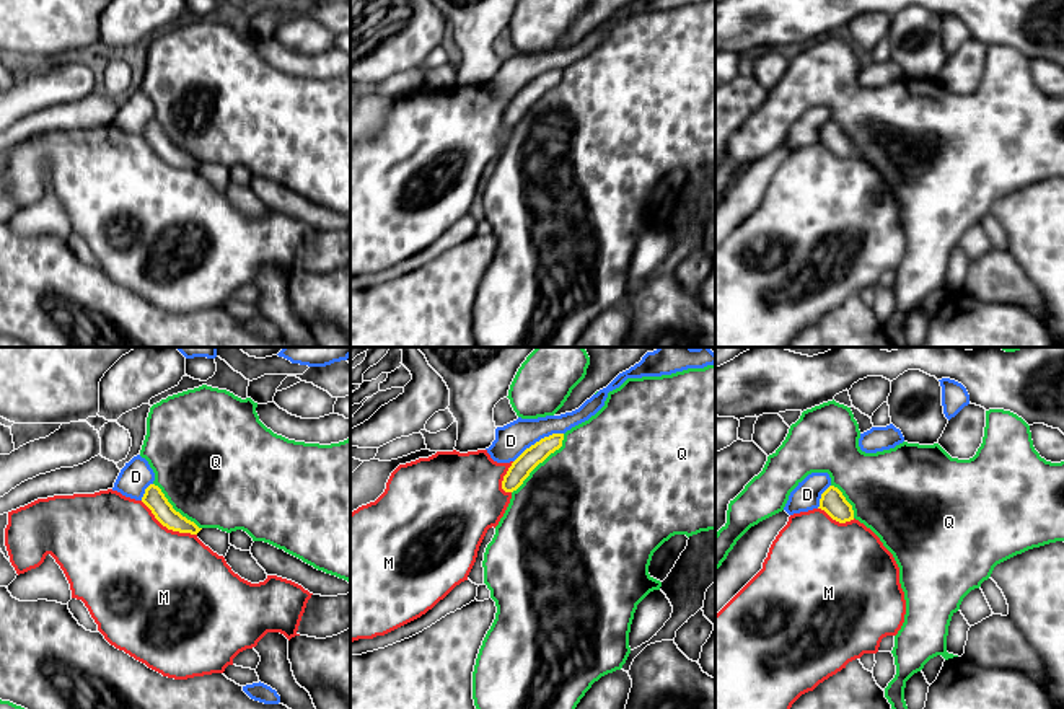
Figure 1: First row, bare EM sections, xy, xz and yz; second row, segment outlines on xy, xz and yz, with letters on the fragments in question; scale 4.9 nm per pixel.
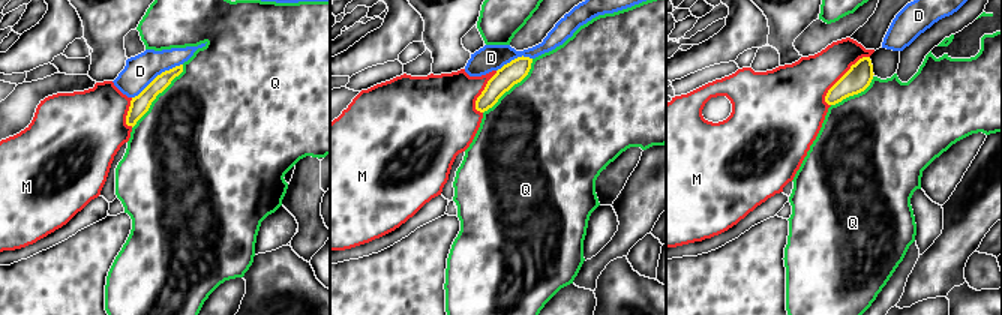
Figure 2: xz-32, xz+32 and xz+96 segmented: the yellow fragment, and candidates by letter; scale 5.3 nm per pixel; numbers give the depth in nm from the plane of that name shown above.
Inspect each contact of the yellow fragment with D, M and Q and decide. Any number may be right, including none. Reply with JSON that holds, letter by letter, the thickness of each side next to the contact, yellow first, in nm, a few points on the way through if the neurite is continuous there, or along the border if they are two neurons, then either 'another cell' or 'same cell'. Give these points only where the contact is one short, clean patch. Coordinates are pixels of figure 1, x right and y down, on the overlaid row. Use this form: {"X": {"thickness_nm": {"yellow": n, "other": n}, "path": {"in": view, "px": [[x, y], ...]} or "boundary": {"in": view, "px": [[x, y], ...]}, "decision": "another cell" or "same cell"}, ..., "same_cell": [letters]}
{"D": {"thickness_nm": {"yellow": 100, "other": 160}, "decision": "another cell"}, "M": {"thickness_nm": {"yellow": 100, "other": 500}, "decision": "another cell"}, "Q": {"thickness_nm": {"yellow": 100, "other": 500}, "decision": "another cell"}, "same_cell": []}

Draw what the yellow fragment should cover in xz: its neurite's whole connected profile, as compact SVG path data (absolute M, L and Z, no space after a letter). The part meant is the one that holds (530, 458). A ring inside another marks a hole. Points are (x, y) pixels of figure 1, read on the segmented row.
M552 434L526 448L508 468L502 489L505 492L517 491L539 463L562 447L562 440L564 434Z

